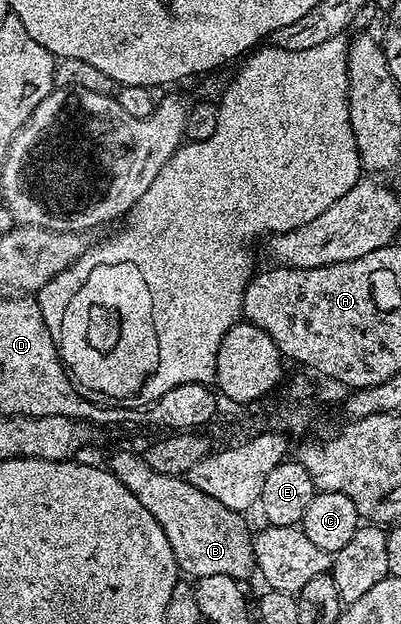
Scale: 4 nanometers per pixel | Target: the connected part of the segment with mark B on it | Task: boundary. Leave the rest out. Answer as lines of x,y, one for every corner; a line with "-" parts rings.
114,452
108,467
110,473
120,478
120,482
124,482
136,498
140,498
144,510
160,522
164,534
168,534
168,546
172,546
172,554
185,575
187,572
192,576
190,578
199,578
224,574
239,582
246,582
250,575
255,575
254,536
246,525
247,517
243,513
220,506
216,498
208,498
204,490
196,490
196,486
181,476
156,474
139,453
137,456
134,452

